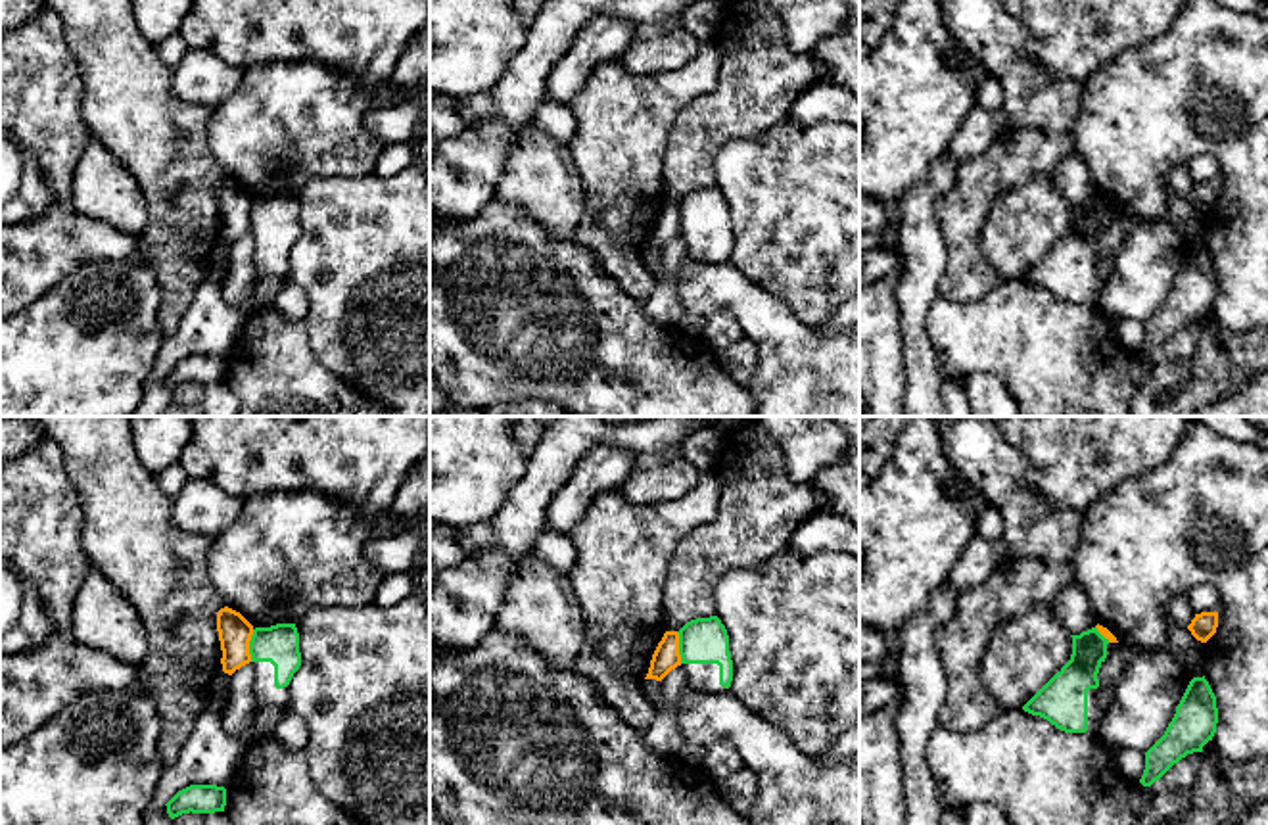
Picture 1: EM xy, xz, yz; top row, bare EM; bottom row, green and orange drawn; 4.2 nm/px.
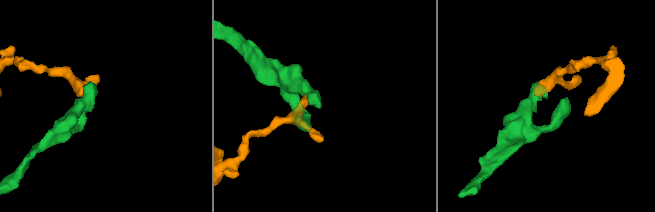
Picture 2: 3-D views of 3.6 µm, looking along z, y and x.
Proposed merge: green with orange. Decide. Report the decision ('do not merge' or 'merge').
do not merge

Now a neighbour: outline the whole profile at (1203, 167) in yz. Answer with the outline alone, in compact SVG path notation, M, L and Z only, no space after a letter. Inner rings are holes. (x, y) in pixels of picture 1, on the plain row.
M1199 153L1187 161L1187 173L1191 175L1195 184L1218 182L1220 163L1212 153Z

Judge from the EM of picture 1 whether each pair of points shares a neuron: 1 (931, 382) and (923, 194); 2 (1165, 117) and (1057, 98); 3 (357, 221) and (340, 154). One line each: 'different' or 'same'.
1: same
2: different
3: different

